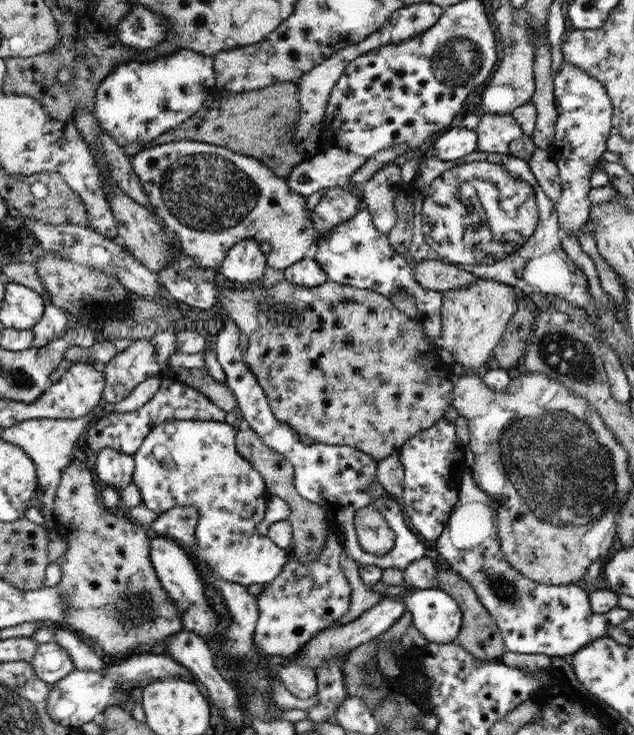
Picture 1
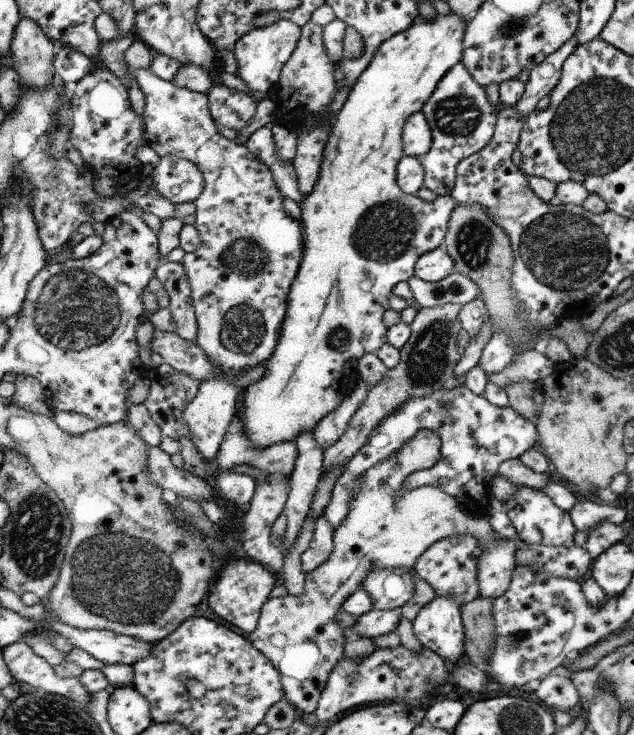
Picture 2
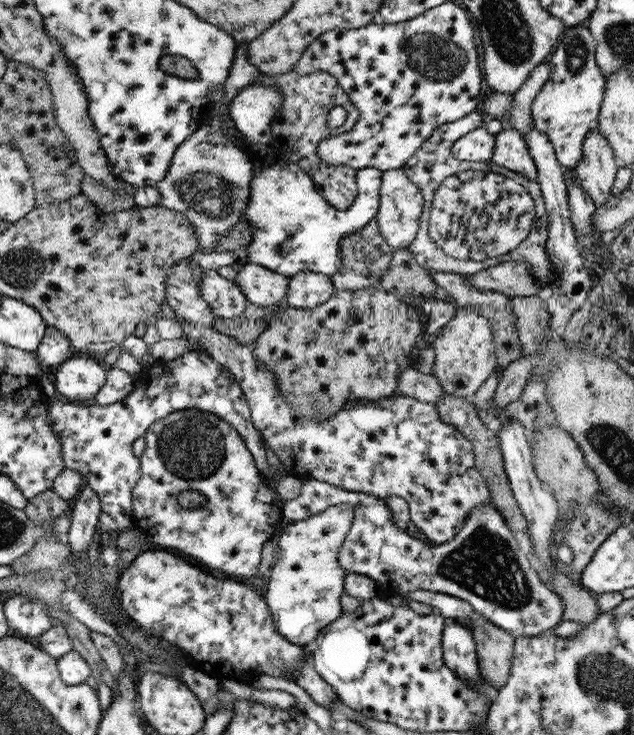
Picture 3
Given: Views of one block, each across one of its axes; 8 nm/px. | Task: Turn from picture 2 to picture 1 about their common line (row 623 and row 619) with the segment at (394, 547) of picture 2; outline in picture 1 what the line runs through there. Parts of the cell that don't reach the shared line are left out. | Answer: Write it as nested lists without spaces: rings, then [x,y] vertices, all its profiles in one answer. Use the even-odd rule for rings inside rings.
[[[329,529],[318,561],[301,564],[292,557],[284,571],[258,595],[261,616],[253,638],[260,651],[275,658],[295,655],[321,629],[332,626],[349,611],[351,586],[339,566],[341,547]]]

